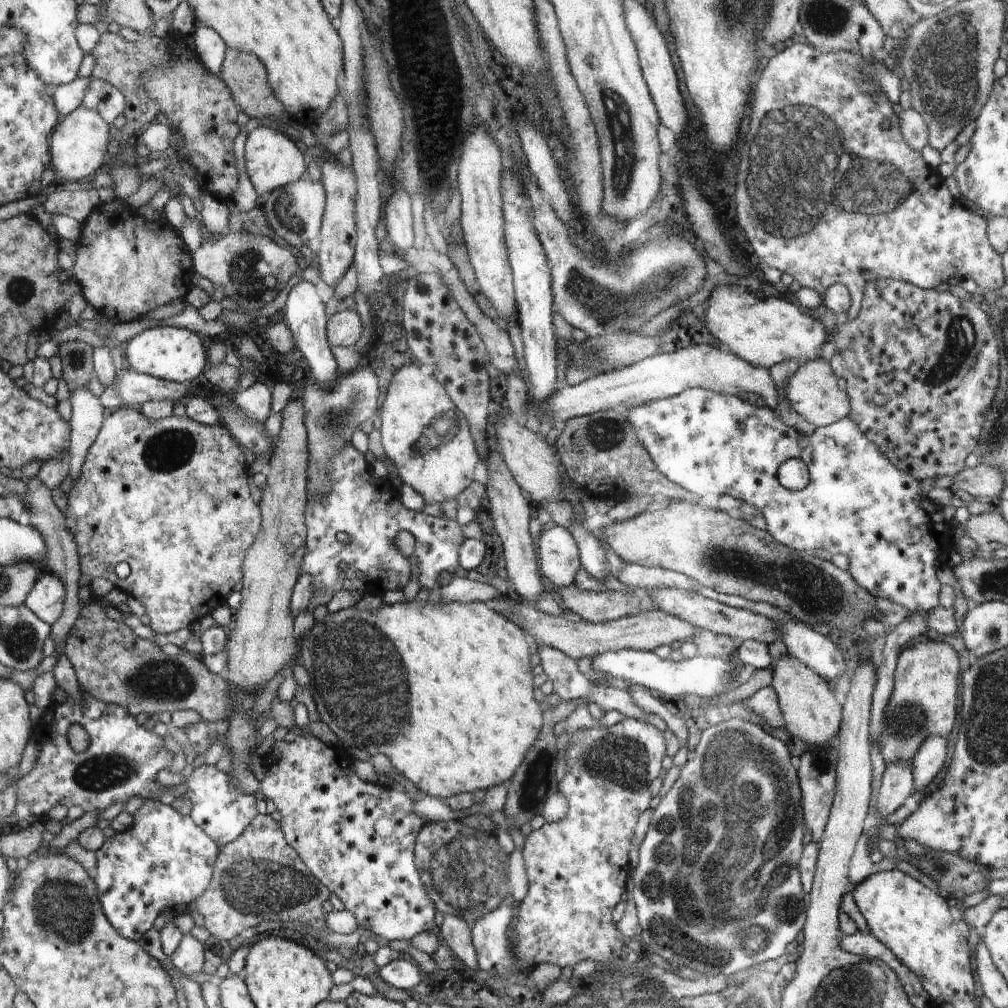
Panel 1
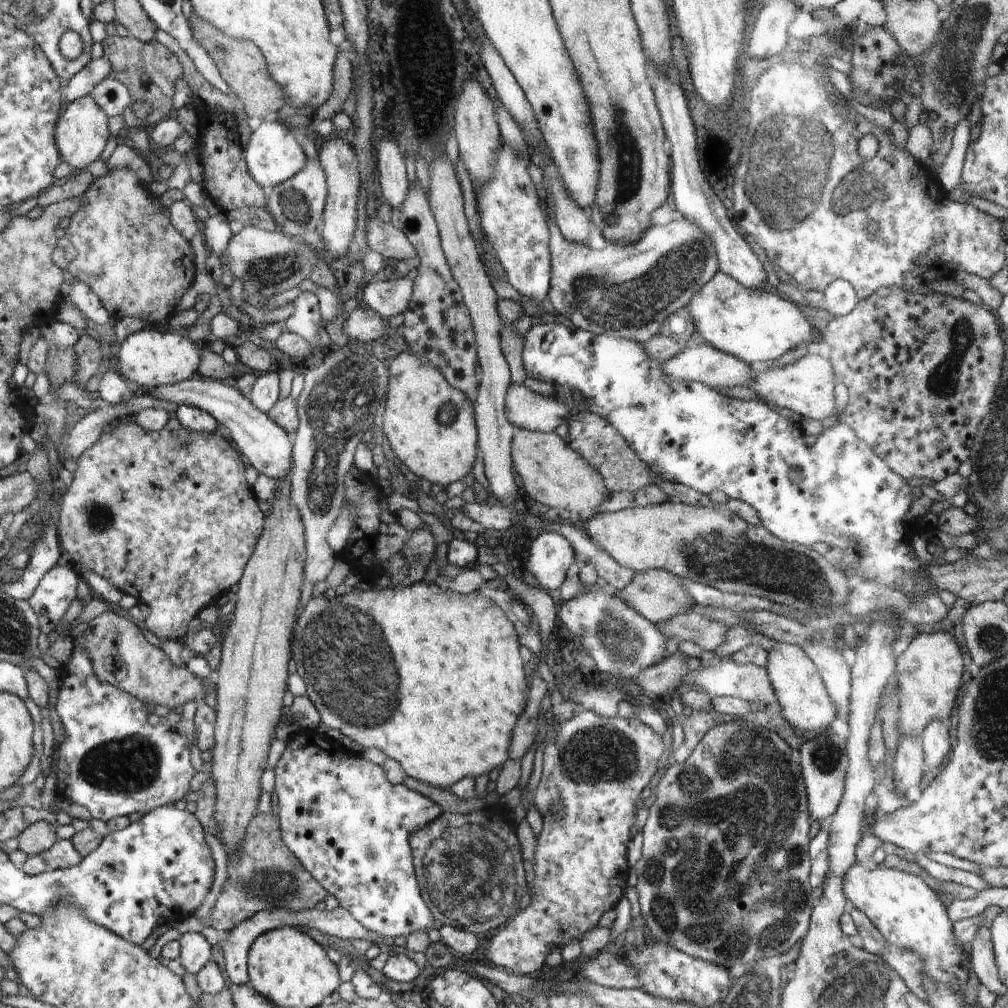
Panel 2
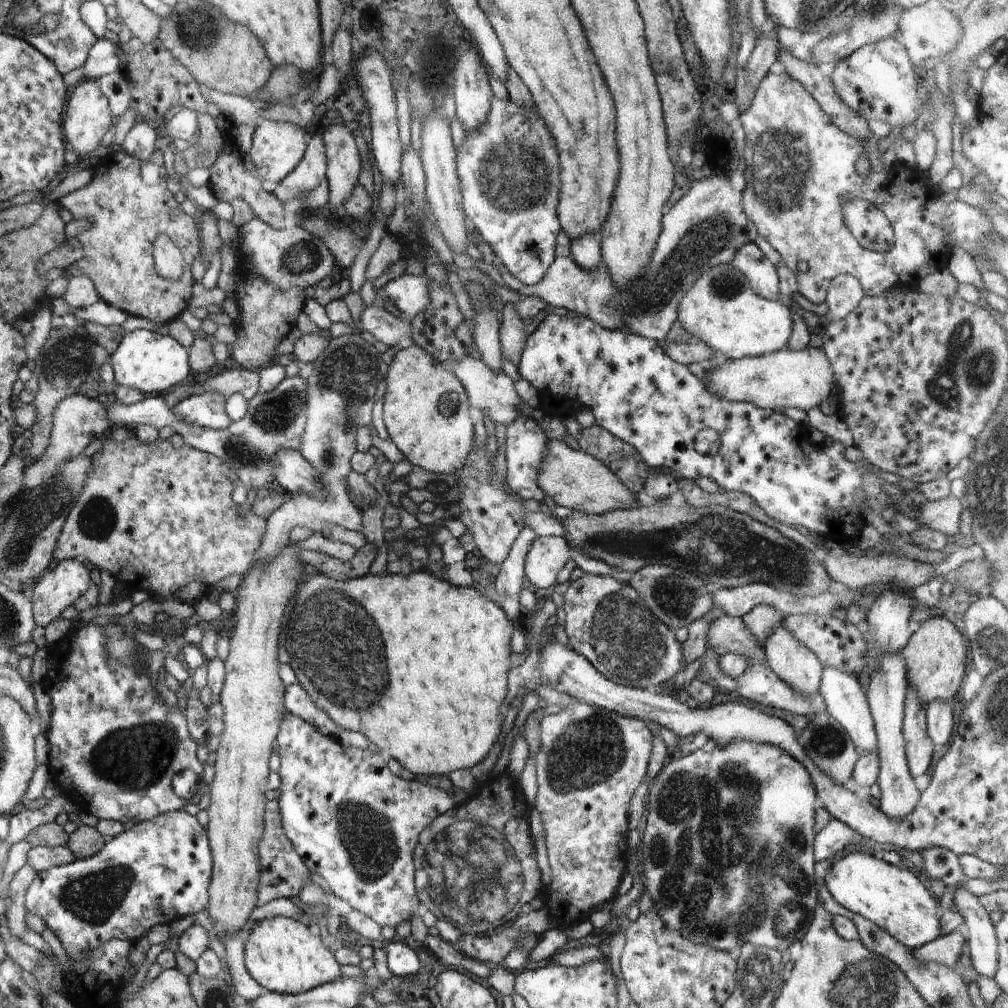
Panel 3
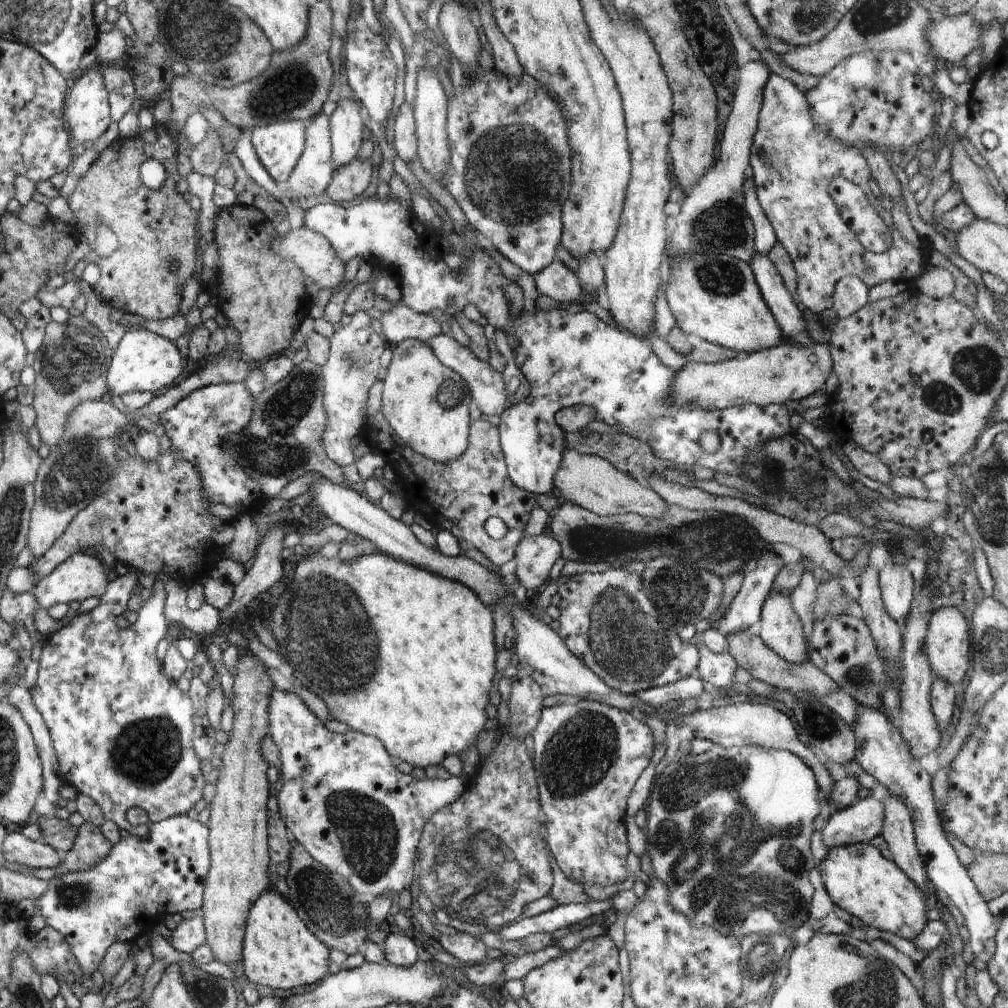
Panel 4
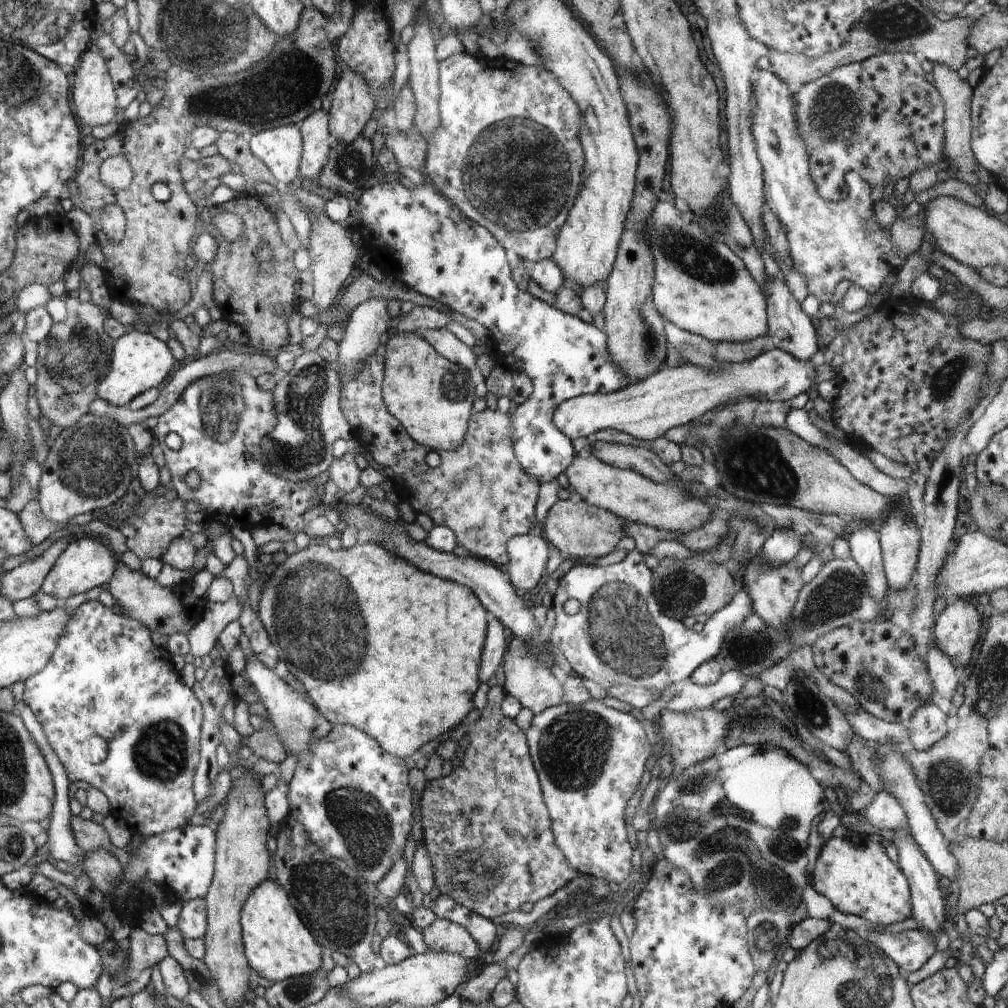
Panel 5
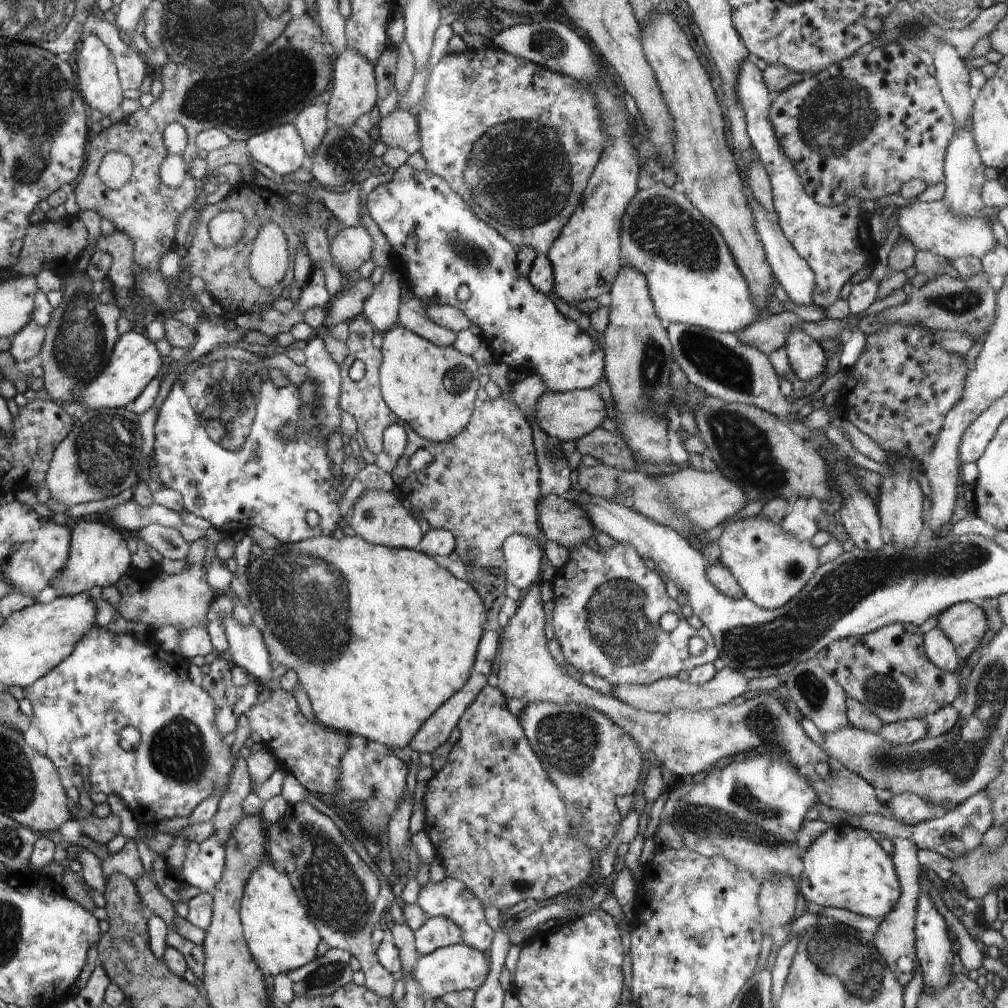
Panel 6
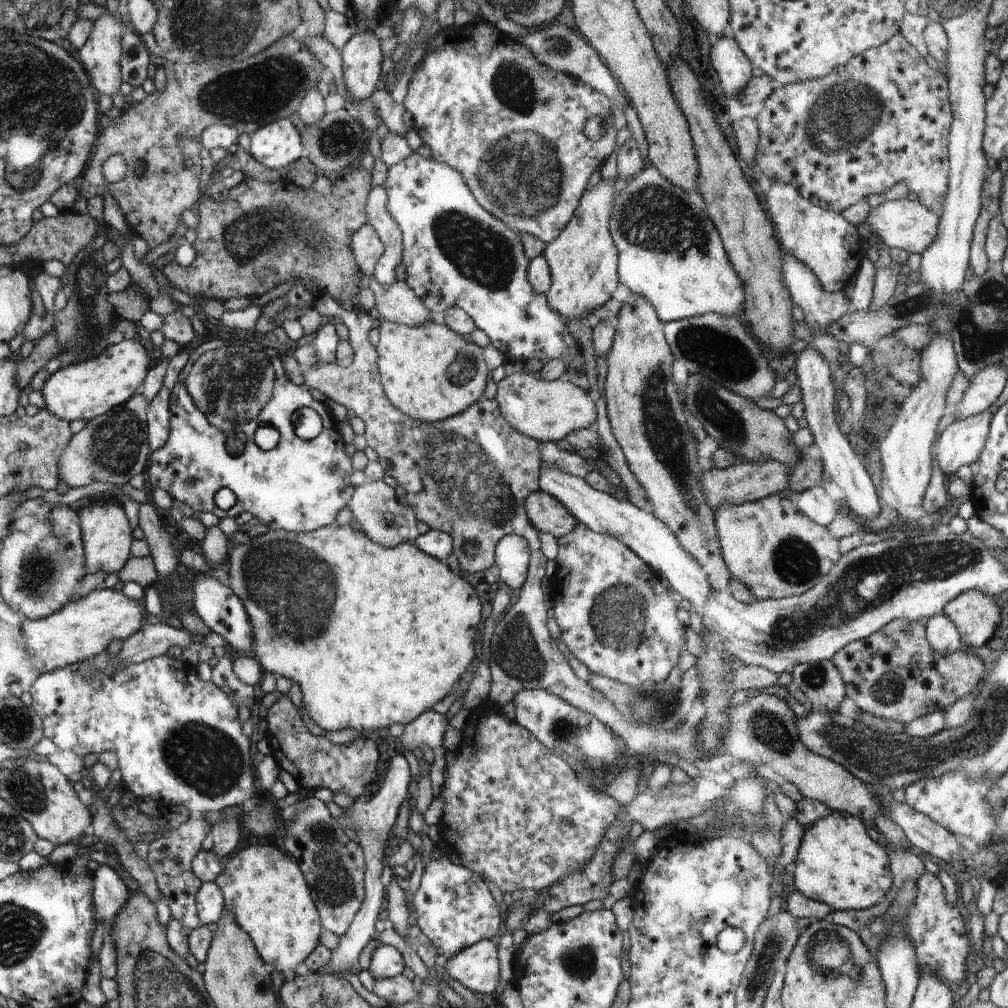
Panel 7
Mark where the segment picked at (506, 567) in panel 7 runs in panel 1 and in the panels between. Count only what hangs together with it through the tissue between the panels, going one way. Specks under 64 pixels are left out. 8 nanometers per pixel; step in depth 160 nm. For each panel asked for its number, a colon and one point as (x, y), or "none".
1: (557, 555)
2: (551, 555)
3: (547, 555)
4: (535, 555)
5: (528, 554)
6: (522, 554)

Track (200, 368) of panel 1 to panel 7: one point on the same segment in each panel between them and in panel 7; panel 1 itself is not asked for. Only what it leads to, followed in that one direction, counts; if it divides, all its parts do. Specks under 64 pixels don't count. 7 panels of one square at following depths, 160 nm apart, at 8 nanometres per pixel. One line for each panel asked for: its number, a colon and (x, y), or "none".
2: (150, 358)
3: (150, 362)
4: (143, 361)
5: (140, 362)
6: (135, 361)
7: (83, 391)

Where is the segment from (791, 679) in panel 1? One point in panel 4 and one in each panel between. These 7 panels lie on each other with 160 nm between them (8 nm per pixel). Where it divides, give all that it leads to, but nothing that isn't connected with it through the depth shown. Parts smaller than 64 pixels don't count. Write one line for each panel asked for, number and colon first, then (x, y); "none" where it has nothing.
2: (805, 703)
3: (790, 659)
4: (781, 630)

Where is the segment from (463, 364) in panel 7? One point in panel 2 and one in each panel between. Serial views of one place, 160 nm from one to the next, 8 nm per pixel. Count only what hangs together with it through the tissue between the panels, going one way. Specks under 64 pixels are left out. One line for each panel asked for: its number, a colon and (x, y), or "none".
2: (429, 423)
3: (425, 411)
4: (427, 404)
5: (432, 397)
6: (432, 388)

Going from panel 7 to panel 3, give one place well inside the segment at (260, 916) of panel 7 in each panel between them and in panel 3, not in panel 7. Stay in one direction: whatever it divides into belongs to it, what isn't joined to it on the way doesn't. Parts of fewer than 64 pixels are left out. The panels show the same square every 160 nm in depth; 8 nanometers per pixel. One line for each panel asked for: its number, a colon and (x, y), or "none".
3: (281, 954)
4: (280, 952)
5: (278, 946)
6: (281, 937)

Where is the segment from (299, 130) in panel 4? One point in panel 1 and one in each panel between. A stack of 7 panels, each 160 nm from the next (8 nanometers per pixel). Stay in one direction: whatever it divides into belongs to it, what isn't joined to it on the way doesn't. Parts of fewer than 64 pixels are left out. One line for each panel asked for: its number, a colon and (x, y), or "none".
1: (272, 161)
2: (273, 155)
3: (277, 147)

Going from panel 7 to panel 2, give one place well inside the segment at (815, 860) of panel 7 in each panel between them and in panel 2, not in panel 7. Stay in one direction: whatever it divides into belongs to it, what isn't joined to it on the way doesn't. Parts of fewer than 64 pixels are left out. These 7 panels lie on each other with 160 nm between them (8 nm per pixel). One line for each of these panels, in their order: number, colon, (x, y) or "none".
2: (908, 914)
3: (893, 898)
4: (858, 879)
5: (855, 874)
6: (844, 867)

